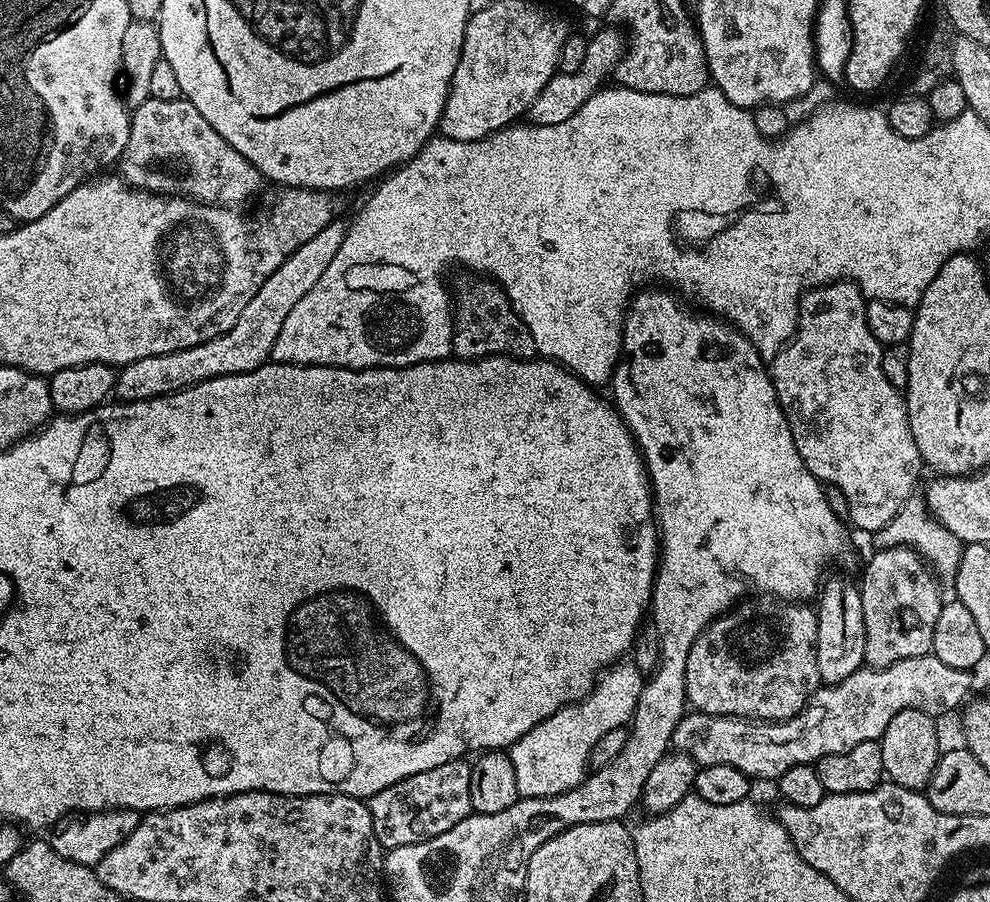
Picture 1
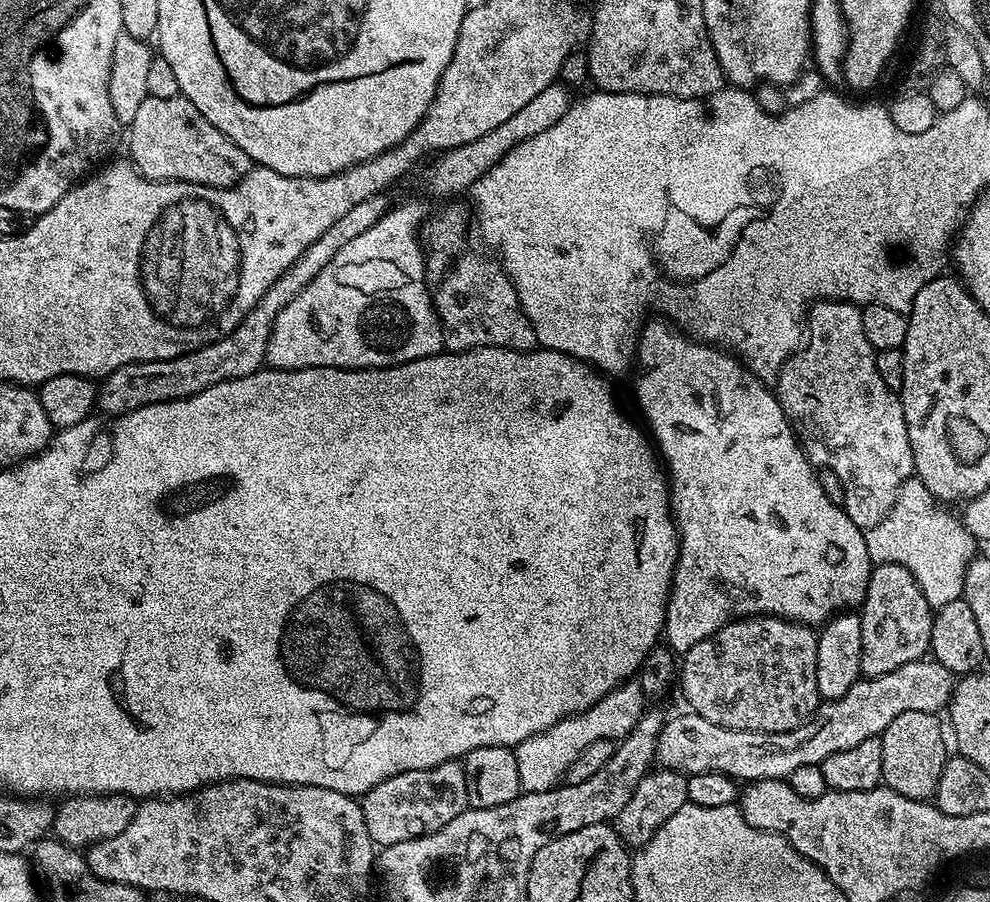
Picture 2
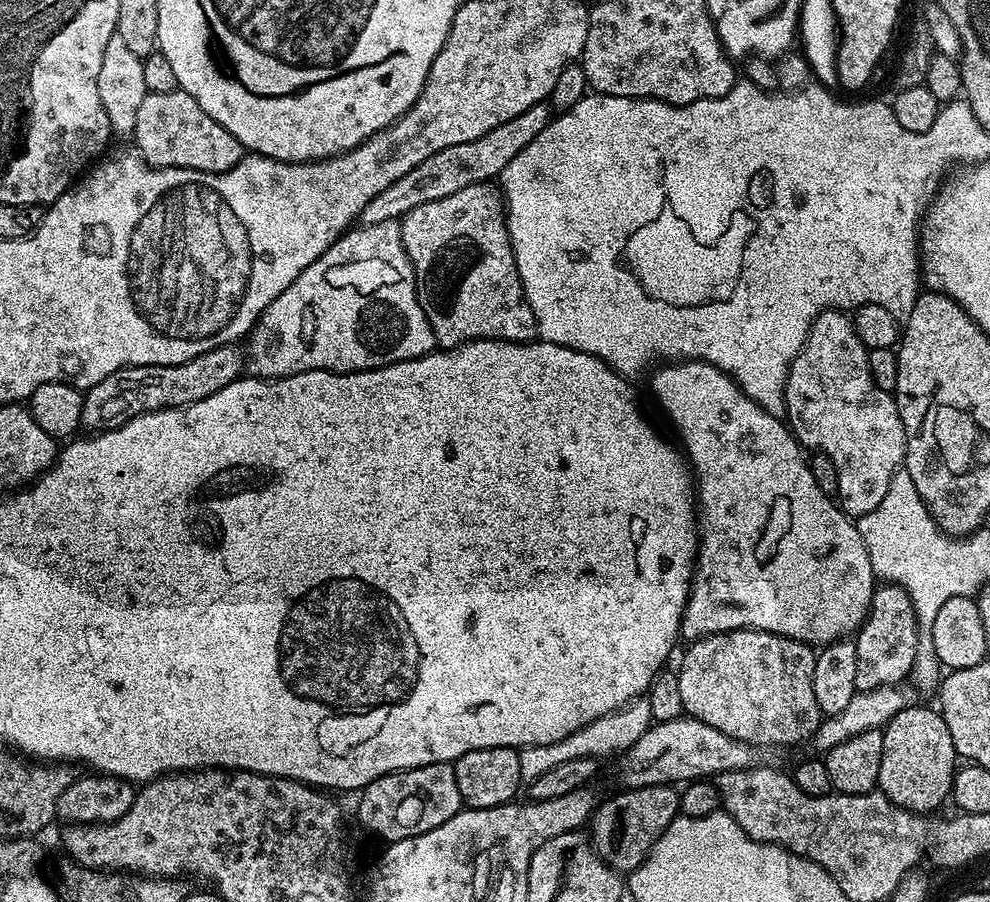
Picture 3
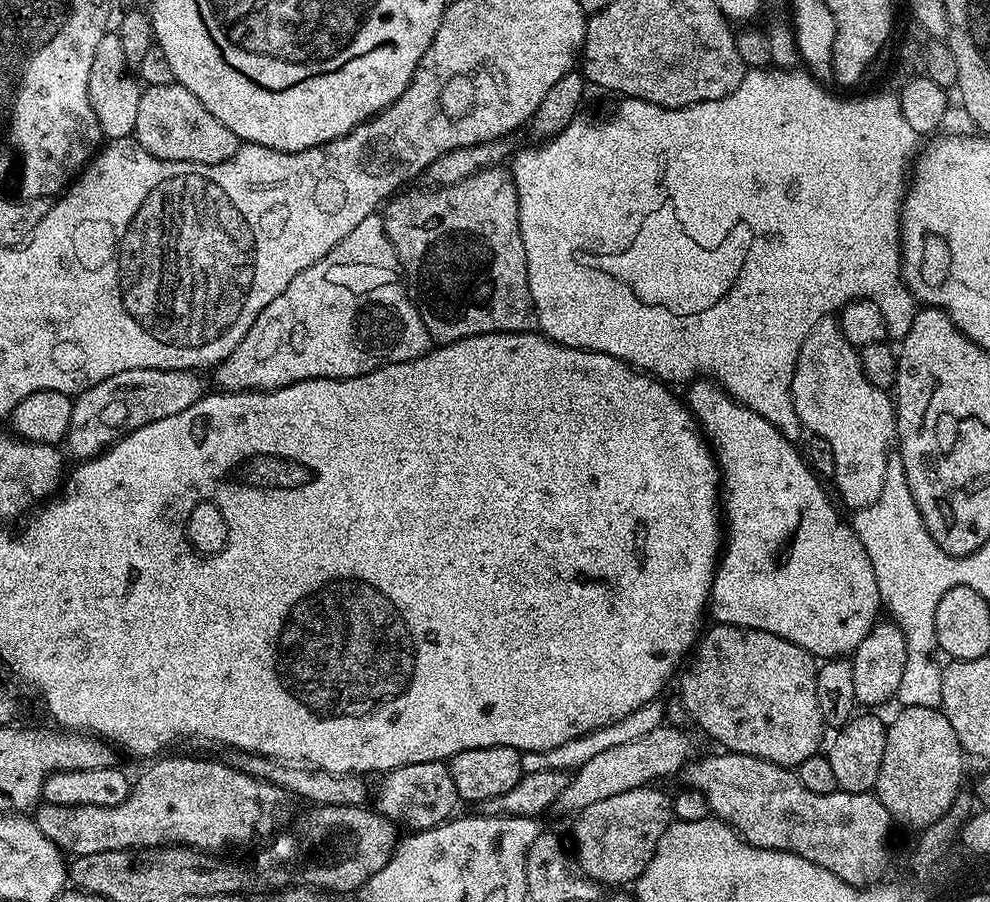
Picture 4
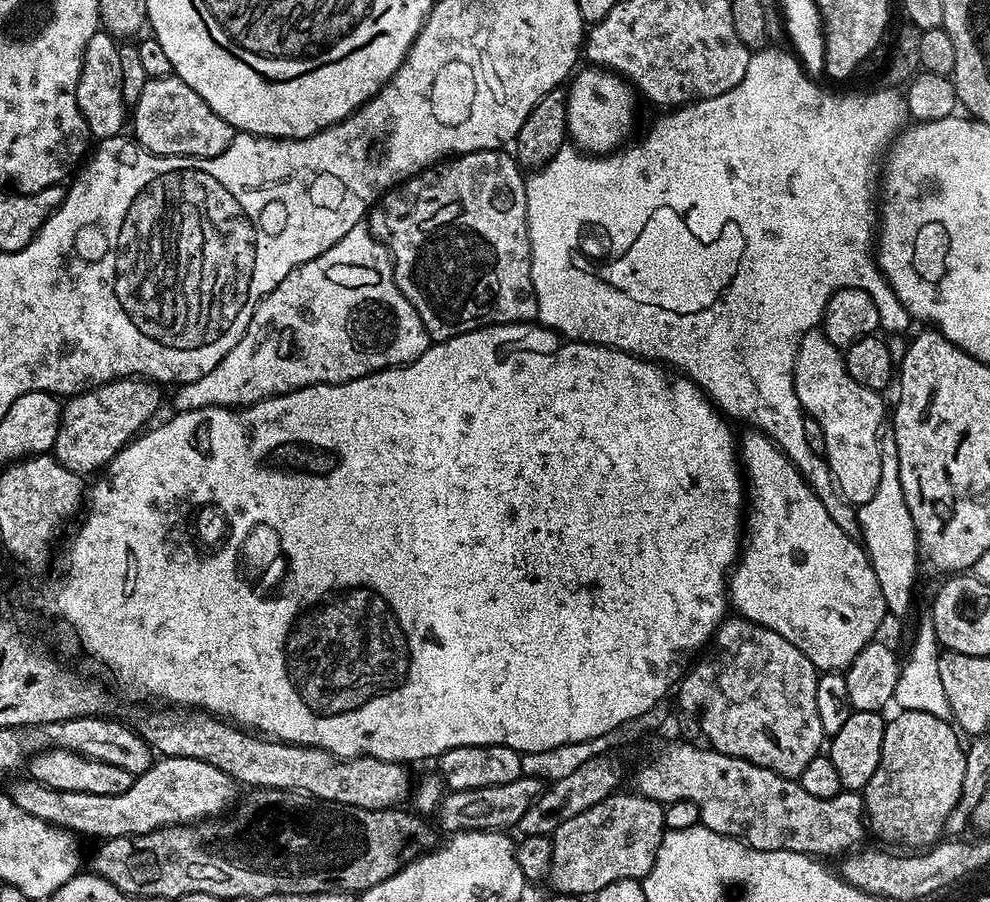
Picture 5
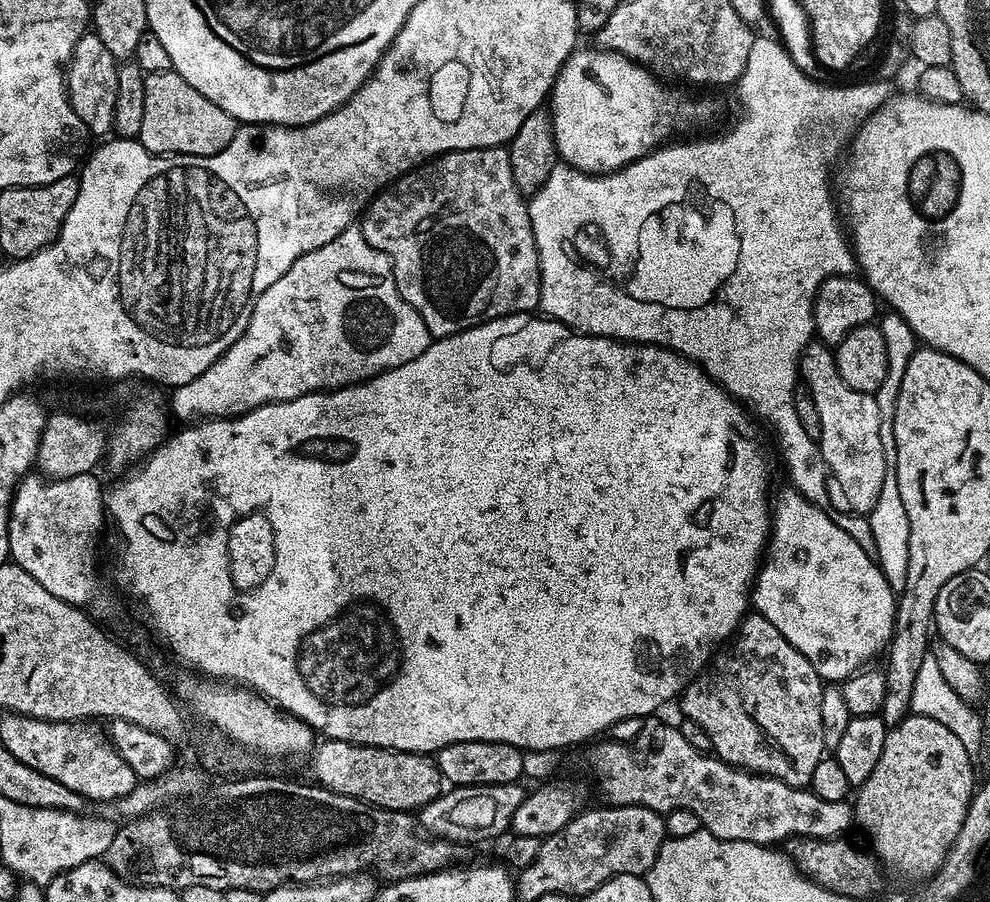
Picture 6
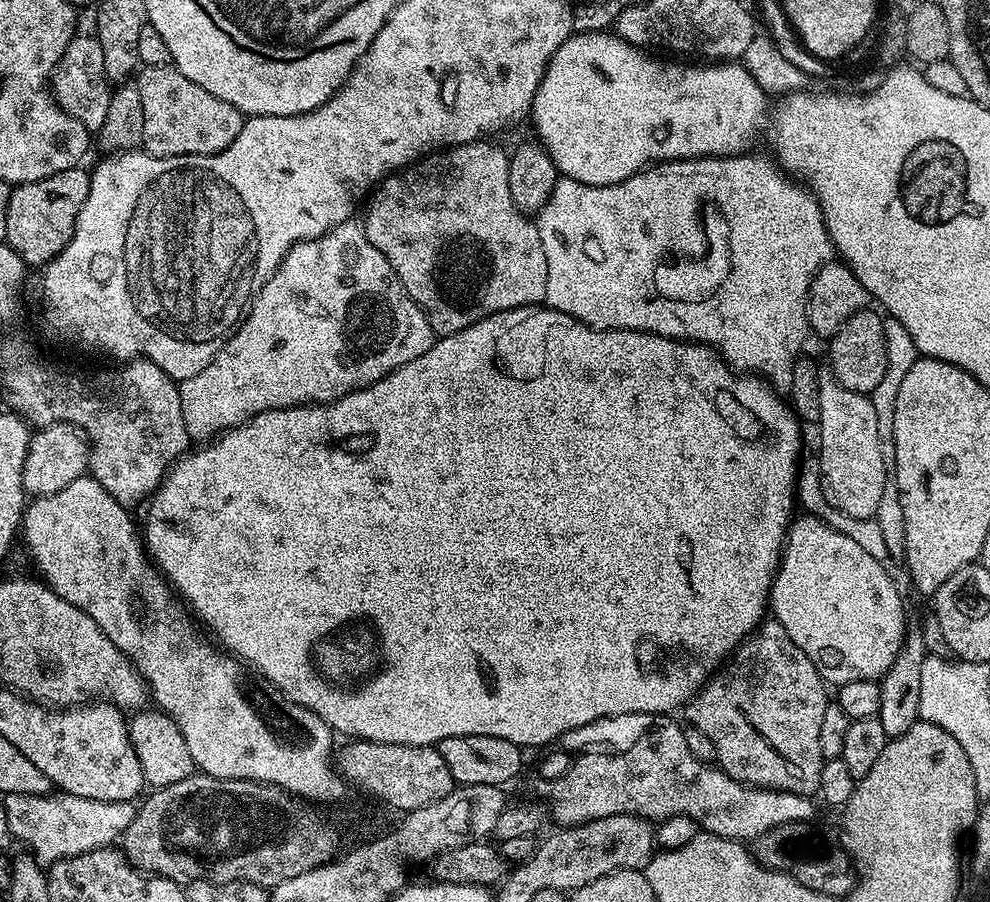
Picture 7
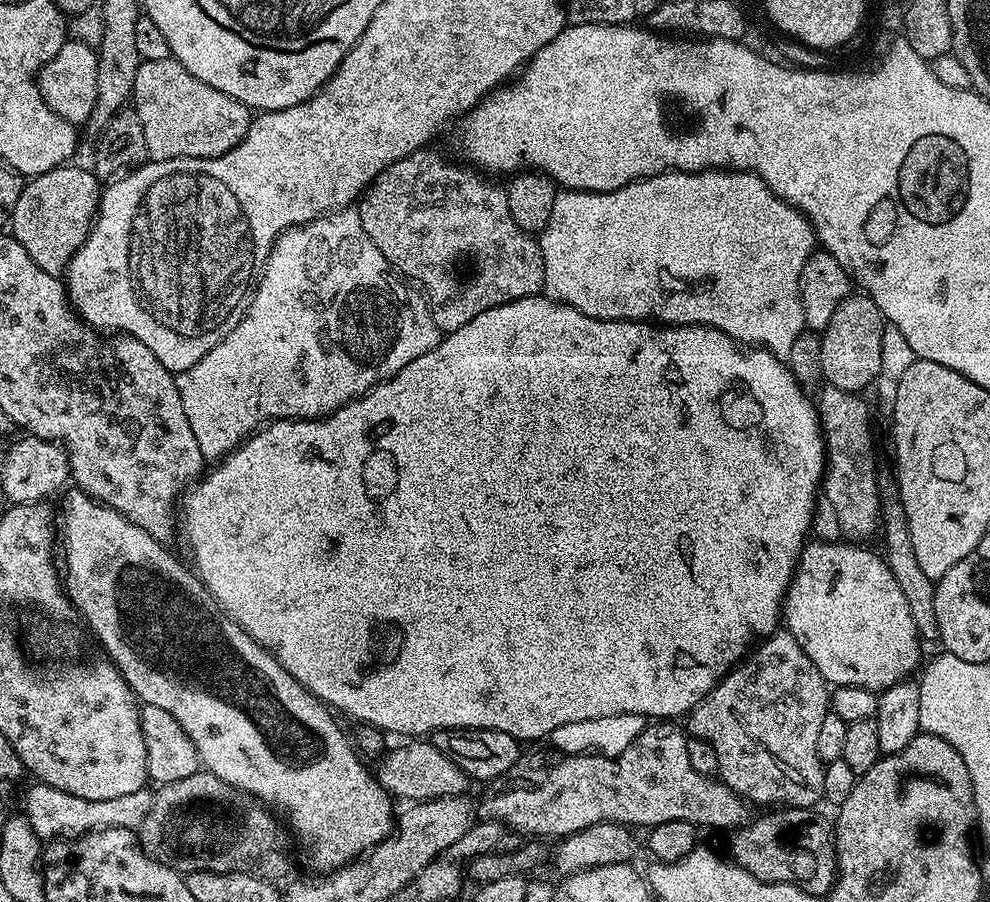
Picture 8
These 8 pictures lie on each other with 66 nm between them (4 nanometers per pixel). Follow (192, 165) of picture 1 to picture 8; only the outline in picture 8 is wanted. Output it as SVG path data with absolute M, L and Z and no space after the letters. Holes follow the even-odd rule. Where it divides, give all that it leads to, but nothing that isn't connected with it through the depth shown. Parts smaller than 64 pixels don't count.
M169 58L162 62L141 60L138 75L134 77L134 90L130 101L131 107L138 114L138 122L142 122L142 134L146 138L146 150L152 160L173 160L174 158L218 158L246 138L248 127L252 124L253 113L242 102L222 94L222 90L214 90L214 86L206 86L202 78L194 78L182 62Z

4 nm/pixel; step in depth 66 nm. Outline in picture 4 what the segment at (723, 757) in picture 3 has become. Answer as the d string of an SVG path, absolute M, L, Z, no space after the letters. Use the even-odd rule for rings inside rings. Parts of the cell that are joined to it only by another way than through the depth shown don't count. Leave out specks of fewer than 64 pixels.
M668 727L655 728L650 730L650 734L642 734L638 739L626 742L622 746L610 746L610 750L602 750L602 754L594 754L590 762L575 769L566 790L562 790L554 805L555 811L578 814L586 810L586 806L594 806L594 802L614 798L614 794L626 794L626 790L664 782L660 780L674 775L676 771L677 775L693 759L692 740L686 733Z

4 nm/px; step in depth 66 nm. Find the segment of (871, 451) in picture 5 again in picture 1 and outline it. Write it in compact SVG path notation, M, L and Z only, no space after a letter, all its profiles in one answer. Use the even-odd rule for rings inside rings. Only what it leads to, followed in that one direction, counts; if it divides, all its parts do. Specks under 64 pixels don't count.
M836 280L832 284L823 284L821 288L809 288L807 292L804 293L800 298L800 315L798 317L798 327L791 340L787 341L775 353L776 361L773 362L772 368L770 367L770 375L772 378L772 385L776 388L776 397L780 399L780 409L784 412L784 417L788 419L788 425L790 426L790 434L794 438L794 446L798 450L798 454L802 458L802 462L806 466L806 470L810 470L810 474L814 474L814 478L819 480L821 484L825 486L831 486L837 488L838 491L844 495L844 500L848 503L848 516L847 519L850 521L852 519L852 524L856 528L861 528L862 531L868 532L868 534L875 534L878 530L882 530L882 526L886 526L890 522L890 518L894 518L894 514L898 514L898 510L902 510L904 503L910 499L913 499L914 493L912 492L916 488L916 483L920 480L920 468L922 469L922 461L920 458L920 451L918 446L914 442L914 434L910 434L910 422L908 421L908 408L904 405L904 397L902 395L901 389L890 386L889 380L886 379L886 374L882 374L882 354L884 353L884 348L879 342L874 338L874 334L870 334L870 326L866 322L866 297L863 292L861 292L860 287L857 286L851 280Z

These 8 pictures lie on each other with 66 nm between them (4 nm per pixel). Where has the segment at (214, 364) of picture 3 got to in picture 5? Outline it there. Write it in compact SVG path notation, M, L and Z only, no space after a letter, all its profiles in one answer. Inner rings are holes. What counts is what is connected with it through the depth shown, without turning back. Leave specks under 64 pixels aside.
M125 378L112 380L108 384L101 384L99 388L71 397L63 405L60 414L60 429L54 449L58 463L71 472L99 473L159 410L160 392L161 385L147 378Z

